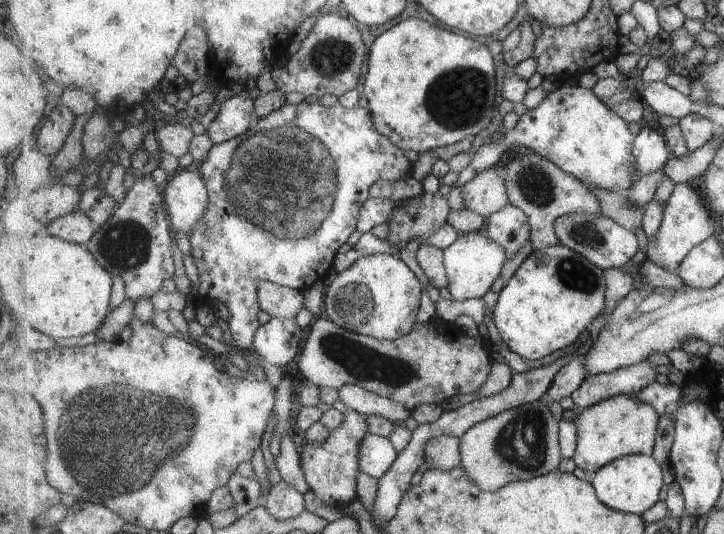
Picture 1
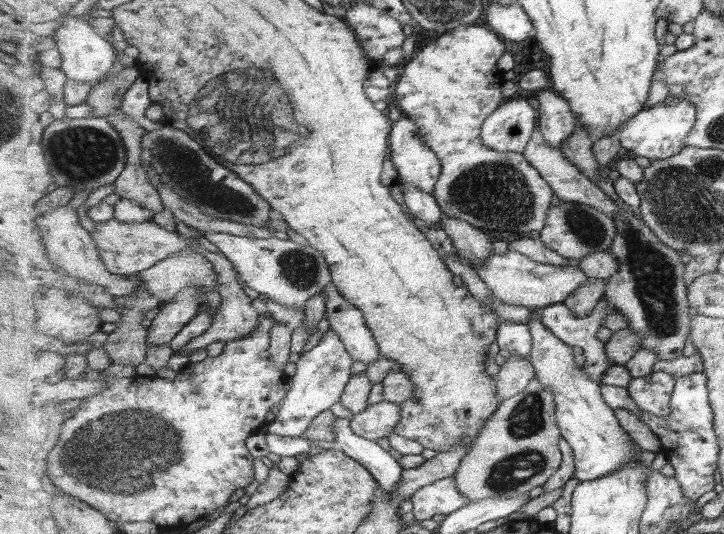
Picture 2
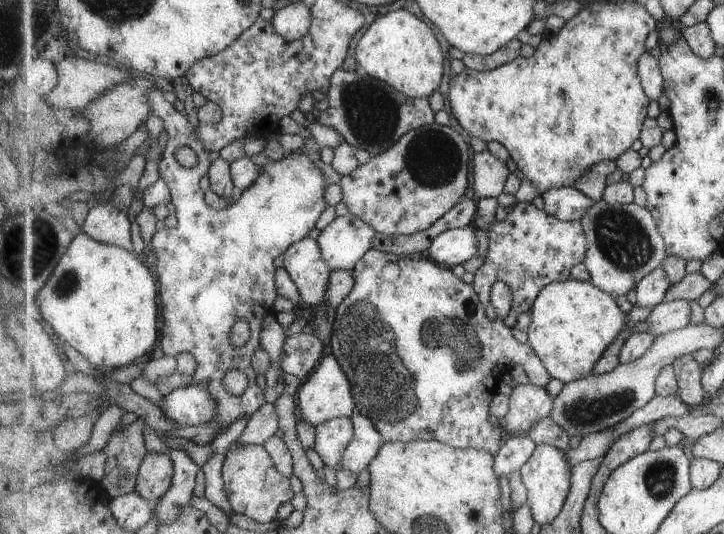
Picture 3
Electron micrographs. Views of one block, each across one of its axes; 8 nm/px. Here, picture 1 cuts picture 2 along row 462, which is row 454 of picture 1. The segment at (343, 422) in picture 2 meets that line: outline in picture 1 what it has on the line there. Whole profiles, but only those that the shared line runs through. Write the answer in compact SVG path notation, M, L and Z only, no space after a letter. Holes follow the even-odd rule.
M369 433L364 438L360 452L360 467L362 472L380 479L395 464L400 454L397 448L393 448L389 437Z

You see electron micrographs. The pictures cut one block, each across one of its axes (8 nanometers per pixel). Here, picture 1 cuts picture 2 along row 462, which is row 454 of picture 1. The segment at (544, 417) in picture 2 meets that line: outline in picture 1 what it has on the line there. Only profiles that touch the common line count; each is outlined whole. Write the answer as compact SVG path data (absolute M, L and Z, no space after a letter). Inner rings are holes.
M543 400L500 412L477 423L460 438L460 466L479 488L491 492L513 481L530 481L557 472L563 460L559 423Z

